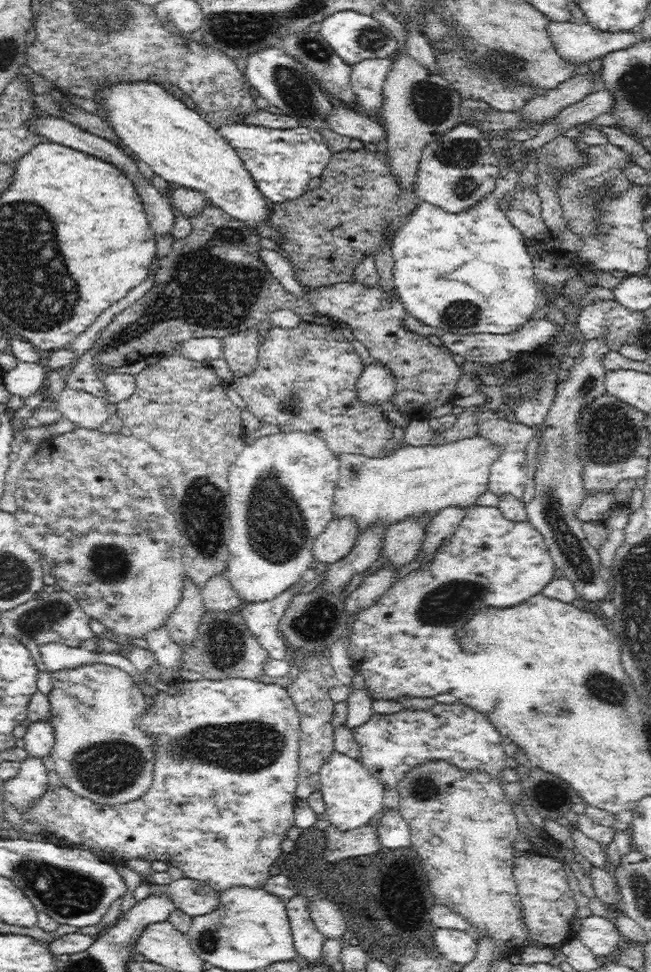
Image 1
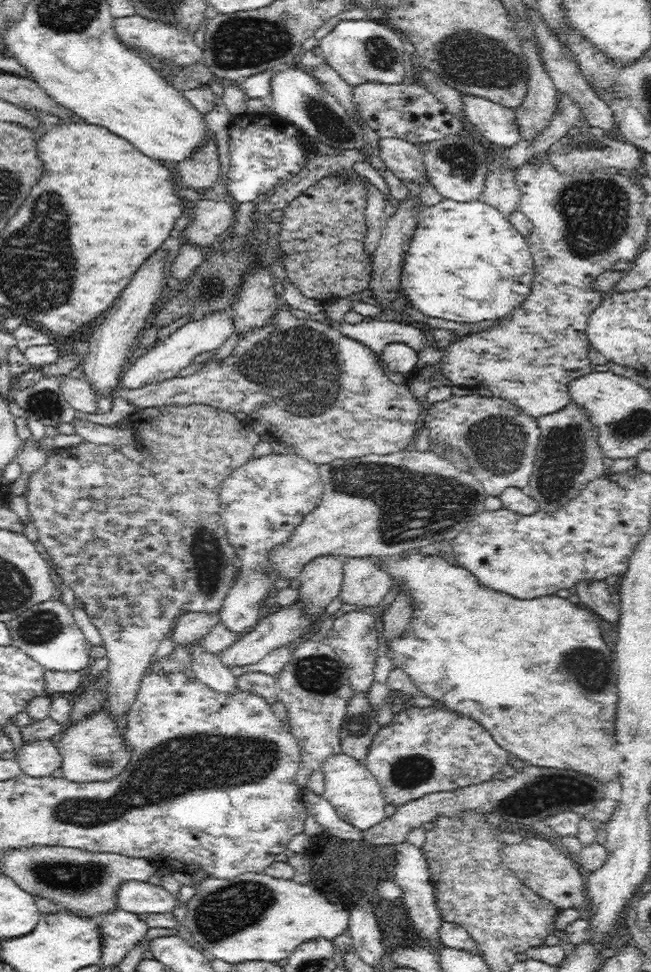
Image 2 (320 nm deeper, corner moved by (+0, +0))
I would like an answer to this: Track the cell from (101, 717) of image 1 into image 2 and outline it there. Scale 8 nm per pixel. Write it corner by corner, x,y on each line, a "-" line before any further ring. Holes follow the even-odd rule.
102,704
94,714
68,724
63,730
62,738
57,743
58,752
62,755
62,776
74,782
89,783
107,781
118,776
130,762
132,751
126,749
124,735
118,733
116,720
108,714
107,705

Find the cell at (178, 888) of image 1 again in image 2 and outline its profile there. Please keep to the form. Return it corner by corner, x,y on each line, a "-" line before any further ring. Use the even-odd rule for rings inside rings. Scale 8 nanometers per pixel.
127,880
120,884
120,888
116,891
118,908
131,913
150,914
172,913
177,906
177,895
172,895
166,891
161,885
154,886
149,881

